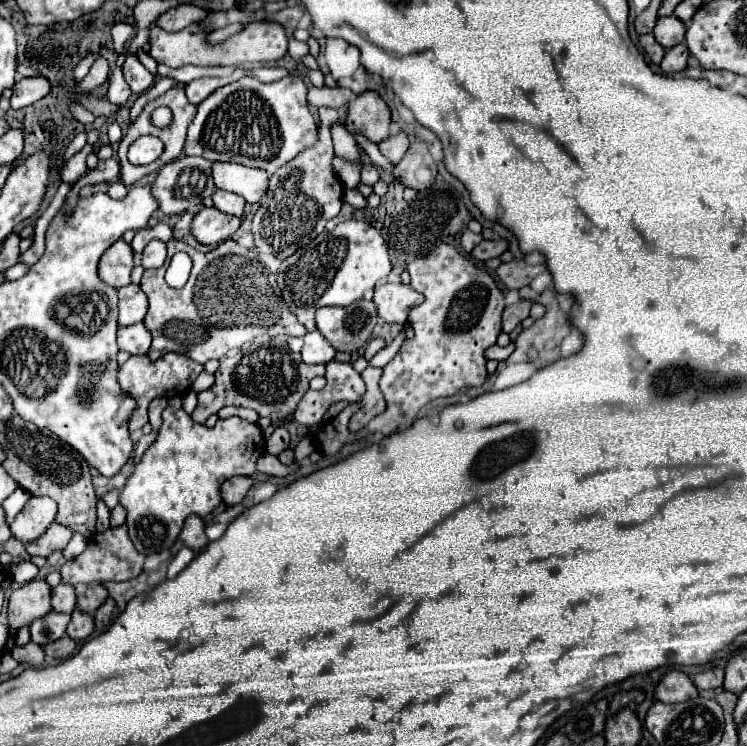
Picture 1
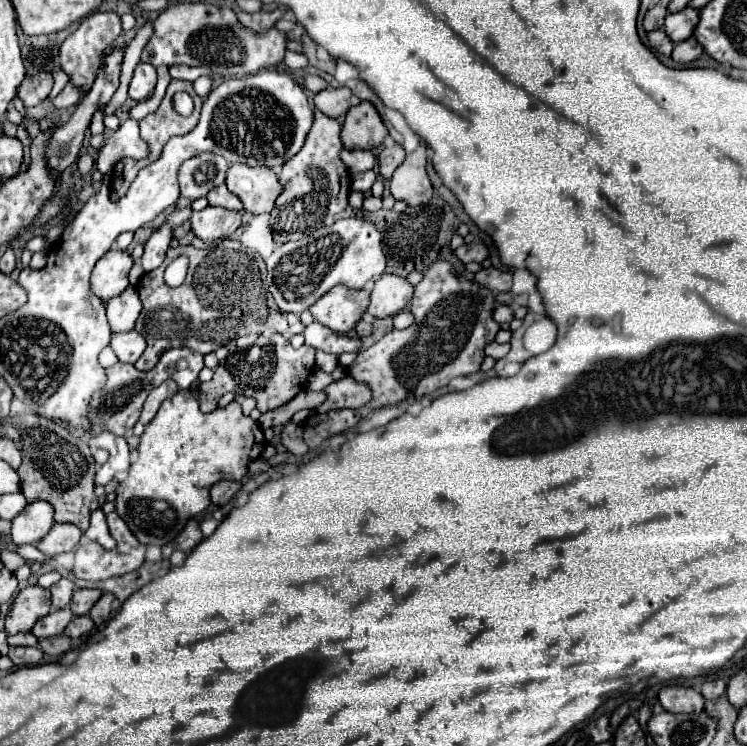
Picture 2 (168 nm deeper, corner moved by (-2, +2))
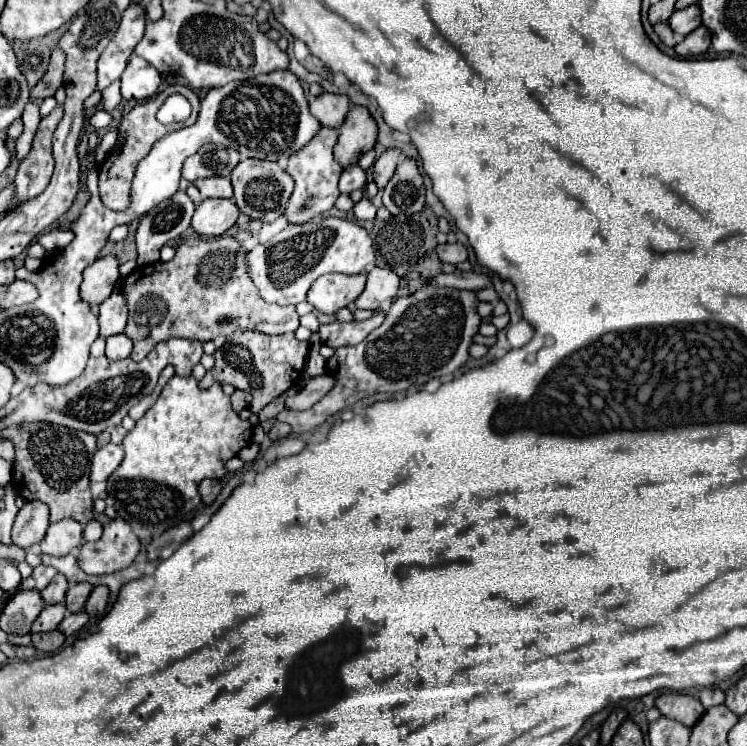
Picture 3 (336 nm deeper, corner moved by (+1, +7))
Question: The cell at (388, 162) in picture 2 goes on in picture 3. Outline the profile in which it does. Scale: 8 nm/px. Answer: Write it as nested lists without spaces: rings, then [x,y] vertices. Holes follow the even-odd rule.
[[[389,148],[373,164],[373,176],[375,176],[375,184],[379,188],[385,188],[385,184],[391,180],[393,172],[395,172],[395,166],[399,162],[399,154],[401,154],[399,148]]]

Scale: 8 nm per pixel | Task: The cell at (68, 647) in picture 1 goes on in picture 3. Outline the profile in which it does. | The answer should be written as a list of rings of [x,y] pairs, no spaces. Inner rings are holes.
[[[53,630],[53,632],[45,632],[45,634],[31,634],[33,636],[33,646],[41,652],[57,652],[63,642],[65,642],[65,636],[59,632],[59,630]]]

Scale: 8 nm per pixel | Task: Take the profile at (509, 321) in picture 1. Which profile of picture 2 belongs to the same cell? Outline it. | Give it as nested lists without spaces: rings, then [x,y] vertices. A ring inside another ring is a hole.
[[[496,305],[496,307],[494,307],[494,311],[492,311],[492,317],[494,317],[494,321],[496,321],[496,323],[504,325],[504,323],[512,321],[512,309],[510,309],[510,307],[506,307],[506,305]]]

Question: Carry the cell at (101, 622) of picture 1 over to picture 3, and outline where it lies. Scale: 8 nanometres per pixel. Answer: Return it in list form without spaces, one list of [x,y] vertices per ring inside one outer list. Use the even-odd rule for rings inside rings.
[[[95,586],[87,604],[85,604],[85,612],[93,618],[103,616],[107,610],[107,596],[109,596],[109,588],[107,586]]]

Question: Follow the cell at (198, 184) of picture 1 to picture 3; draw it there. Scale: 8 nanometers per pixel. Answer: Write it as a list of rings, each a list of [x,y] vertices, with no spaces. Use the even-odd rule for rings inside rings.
[[[205,144],[183,164],[183,178],[195,182],[207,176],[229,176],[233,166],[239,162],[239,154],[231,148]]]

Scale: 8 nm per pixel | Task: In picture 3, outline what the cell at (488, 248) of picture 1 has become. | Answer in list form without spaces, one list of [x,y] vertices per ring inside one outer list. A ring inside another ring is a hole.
[[[439,244],[437,246],[437,254],[443,262],[449,262],[449,264],[459,264],[459,262],[465,262],[469,258],[469,252],[463,244]]]

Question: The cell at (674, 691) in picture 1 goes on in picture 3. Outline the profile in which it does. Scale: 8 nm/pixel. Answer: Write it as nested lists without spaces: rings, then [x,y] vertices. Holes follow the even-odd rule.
[[[665,692],[659,694],[655,700],[655,706],[661,710],[663,716],[677,720],[685,726],[695,726],[695,722],[703,716],[705,708],[699,702],[699,698],[691,694],[681,694],[681,692]]]

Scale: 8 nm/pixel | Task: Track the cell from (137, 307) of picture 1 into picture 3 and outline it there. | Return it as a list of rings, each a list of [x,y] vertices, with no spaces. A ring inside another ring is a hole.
[[[115,290],[101,306],[99,306],[99,324],[101,338],[109,338],[125,330],[127,324],[127,300],[121,290]]]

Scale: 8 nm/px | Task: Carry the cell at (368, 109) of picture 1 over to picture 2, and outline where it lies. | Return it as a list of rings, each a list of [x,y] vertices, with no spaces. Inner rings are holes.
[[[362,101],[346,113],[342,125],[344,149],[376,149],[384,143],[388,131],[372,103]]]

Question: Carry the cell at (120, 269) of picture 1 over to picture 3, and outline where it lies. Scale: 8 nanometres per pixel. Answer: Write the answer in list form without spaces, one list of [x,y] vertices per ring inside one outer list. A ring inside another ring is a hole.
[[[103,256],[83,272],[81,298],[91,306],[101,304],[111,296],[117,280],[119,280],[119,260],[115,256]]]

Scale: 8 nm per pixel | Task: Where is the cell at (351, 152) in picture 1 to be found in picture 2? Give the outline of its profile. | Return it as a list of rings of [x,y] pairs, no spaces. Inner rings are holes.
[[[344,149],[344,151],[342,151],[342,161],[346,161],[350,173],[358,173],[358,171],[372,169],[376,157],[374,157],[372,151],[362,151],[362,149],[346,151],[346,149]]]

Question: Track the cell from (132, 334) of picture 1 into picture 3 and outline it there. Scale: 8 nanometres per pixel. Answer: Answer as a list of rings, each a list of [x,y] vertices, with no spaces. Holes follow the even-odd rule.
[[[117,334],[117,336],[107,338],[105,356],[107,356],[109,360],[123,360],[123,358],[129,358],[131,348],[133,348],[131,338],[129,338],[127,334]]]

